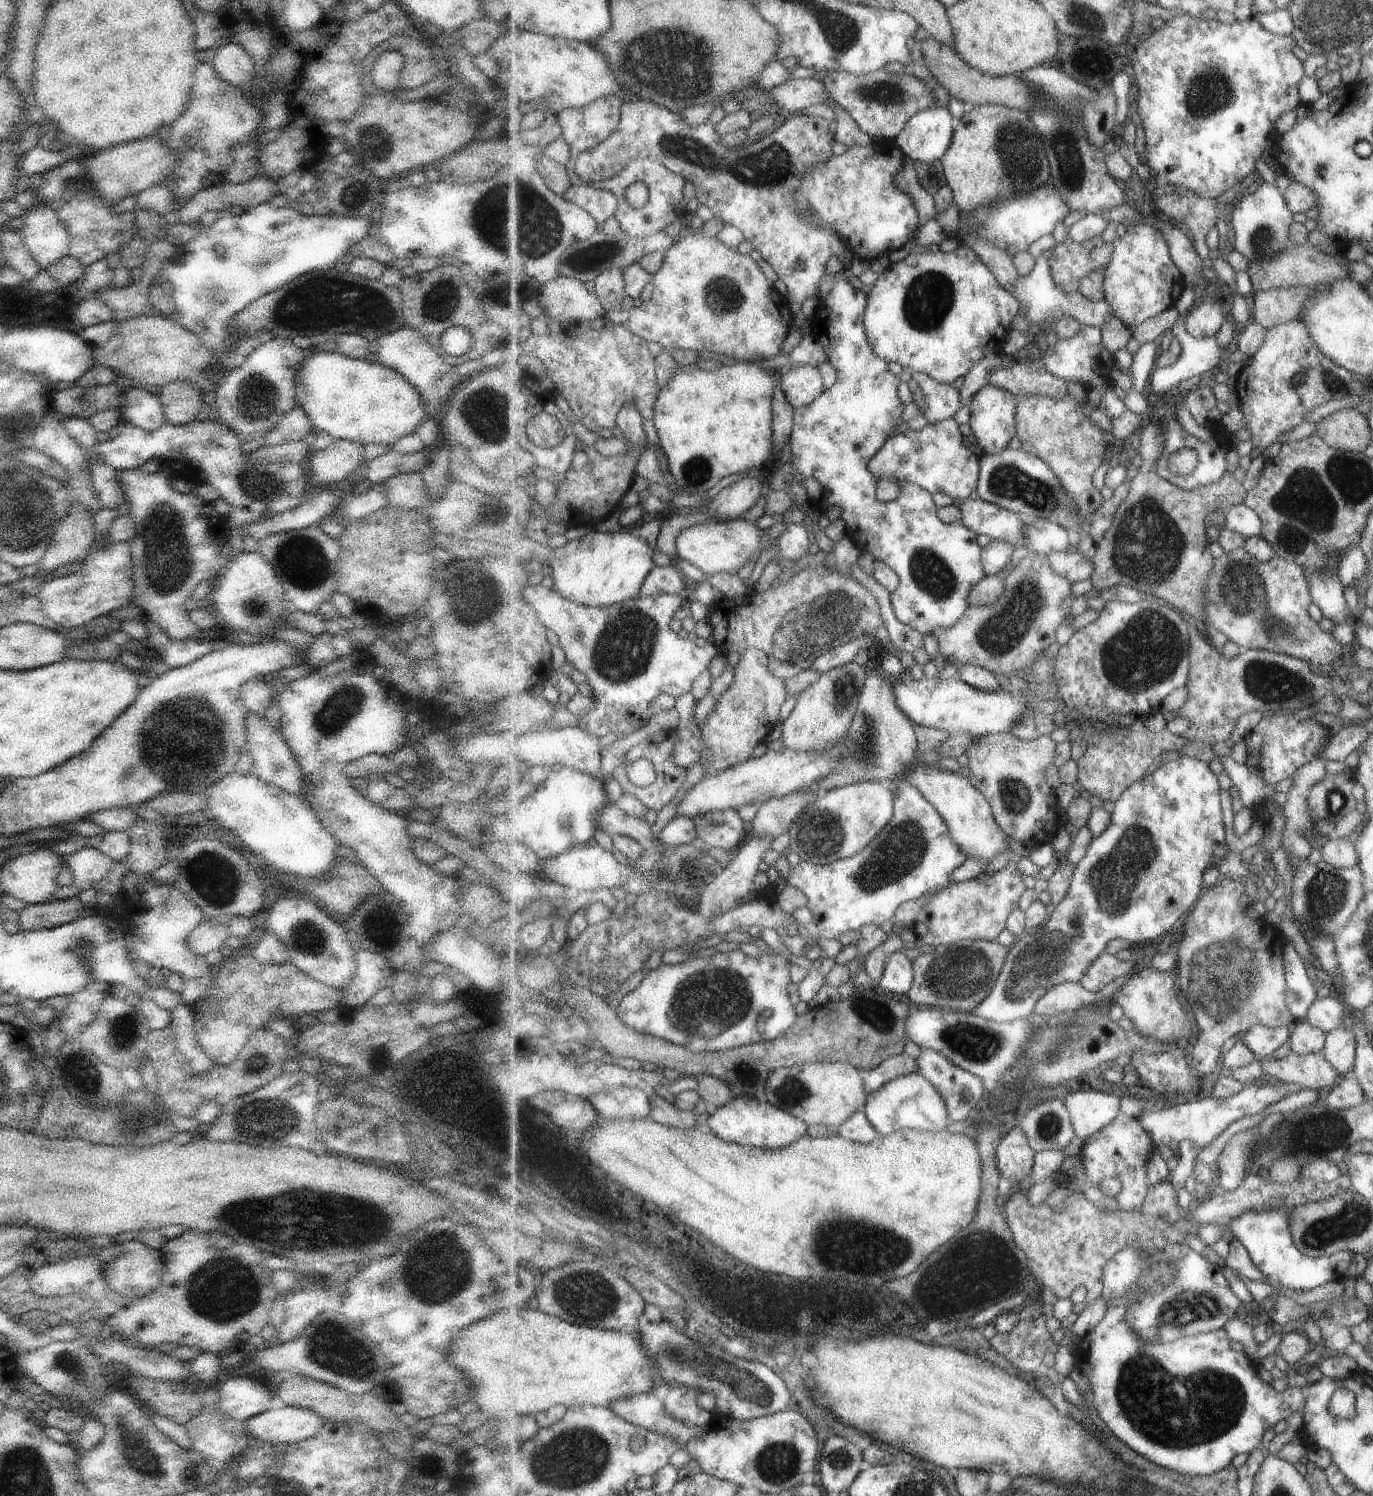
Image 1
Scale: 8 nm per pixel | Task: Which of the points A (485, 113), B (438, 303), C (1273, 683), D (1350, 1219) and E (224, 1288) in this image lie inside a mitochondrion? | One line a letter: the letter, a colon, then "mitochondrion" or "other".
A: other
B: mitochondrion
C: mitochondrion
D: mitochondrion
E: mitochondrion

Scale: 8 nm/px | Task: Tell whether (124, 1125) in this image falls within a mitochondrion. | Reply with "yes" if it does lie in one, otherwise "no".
yes

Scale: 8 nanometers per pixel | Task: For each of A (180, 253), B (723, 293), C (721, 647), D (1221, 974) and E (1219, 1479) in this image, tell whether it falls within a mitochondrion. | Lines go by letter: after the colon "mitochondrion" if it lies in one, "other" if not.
A: other
B: mitochondrion
C: other
D: mitochondrion
E: other

